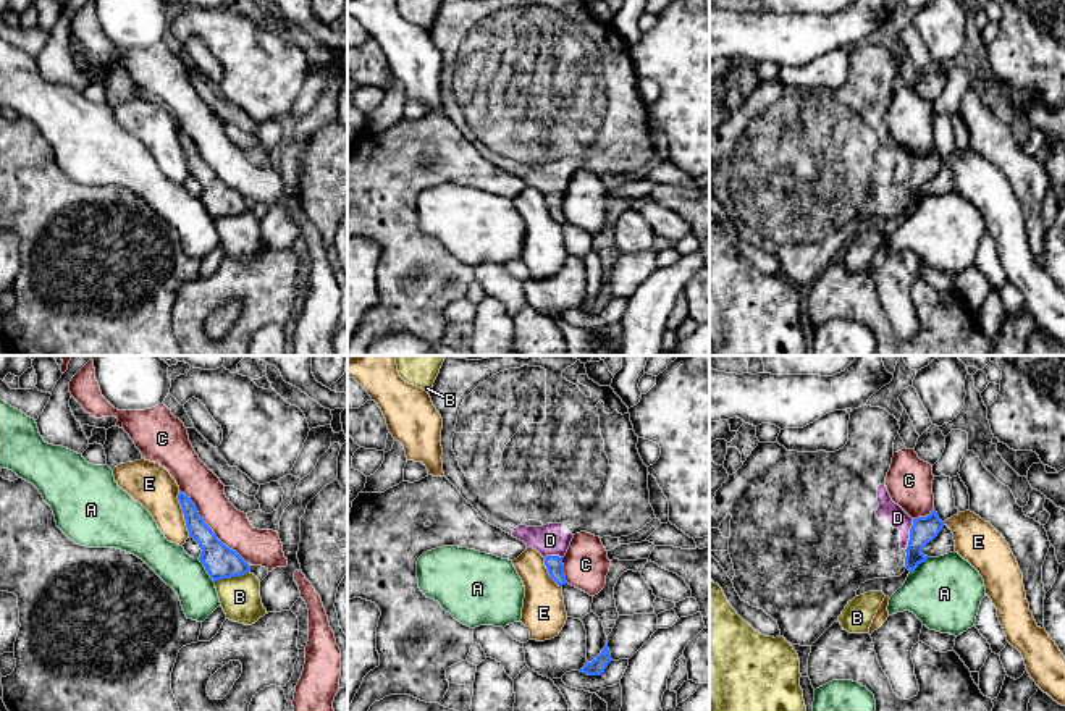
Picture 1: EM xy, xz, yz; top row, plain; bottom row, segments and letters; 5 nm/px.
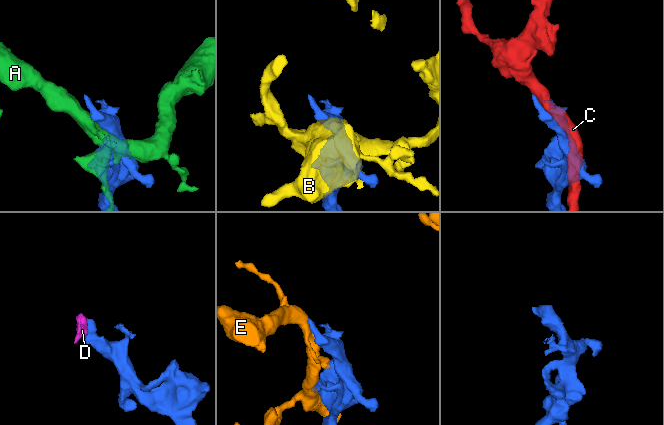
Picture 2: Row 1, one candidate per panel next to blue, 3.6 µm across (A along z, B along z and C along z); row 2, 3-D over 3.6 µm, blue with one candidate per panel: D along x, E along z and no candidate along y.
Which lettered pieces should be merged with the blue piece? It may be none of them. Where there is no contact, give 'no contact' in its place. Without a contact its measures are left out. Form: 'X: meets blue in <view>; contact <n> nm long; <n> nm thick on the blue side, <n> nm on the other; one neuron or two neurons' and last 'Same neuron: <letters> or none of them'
A: meets blue in xy; contact 150 nm long; 160 nm thick on the blue side, 190 nm on the other; two neurons
B: meets blue in xy; contact 180 nm long; 160 nm thick on the blue side, 200 nm on the other; two neurons
C: meets blue in xy; contact 500 nm long; 160 nm thick on the blue side, 180 nm on the other; two neurons
D: meets blue in yz; contact 170 nm long; 130 nm thick on the blue side, 100 nm on the other; one neuron
E: meets blue in xy; contact 240 nm long; 120 nm thick on the blue side, 220 nm on the other; two neurons
Same neuron: D

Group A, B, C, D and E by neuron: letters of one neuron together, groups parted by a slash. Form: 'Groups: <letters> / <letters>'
Groups: A / B / C / D / E

